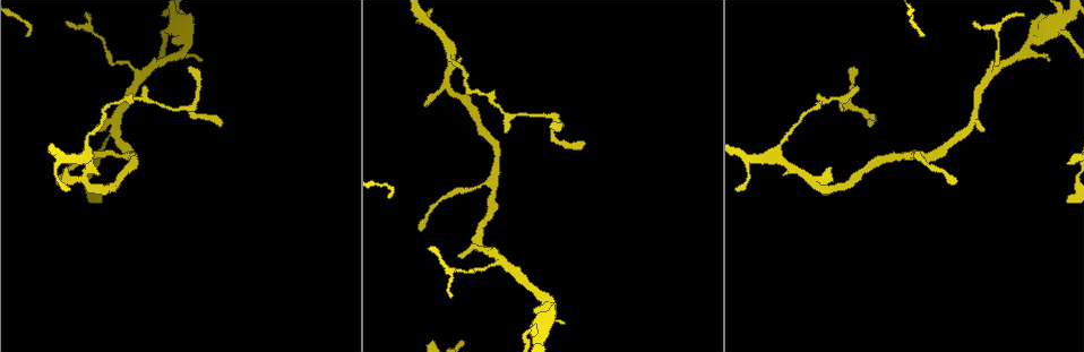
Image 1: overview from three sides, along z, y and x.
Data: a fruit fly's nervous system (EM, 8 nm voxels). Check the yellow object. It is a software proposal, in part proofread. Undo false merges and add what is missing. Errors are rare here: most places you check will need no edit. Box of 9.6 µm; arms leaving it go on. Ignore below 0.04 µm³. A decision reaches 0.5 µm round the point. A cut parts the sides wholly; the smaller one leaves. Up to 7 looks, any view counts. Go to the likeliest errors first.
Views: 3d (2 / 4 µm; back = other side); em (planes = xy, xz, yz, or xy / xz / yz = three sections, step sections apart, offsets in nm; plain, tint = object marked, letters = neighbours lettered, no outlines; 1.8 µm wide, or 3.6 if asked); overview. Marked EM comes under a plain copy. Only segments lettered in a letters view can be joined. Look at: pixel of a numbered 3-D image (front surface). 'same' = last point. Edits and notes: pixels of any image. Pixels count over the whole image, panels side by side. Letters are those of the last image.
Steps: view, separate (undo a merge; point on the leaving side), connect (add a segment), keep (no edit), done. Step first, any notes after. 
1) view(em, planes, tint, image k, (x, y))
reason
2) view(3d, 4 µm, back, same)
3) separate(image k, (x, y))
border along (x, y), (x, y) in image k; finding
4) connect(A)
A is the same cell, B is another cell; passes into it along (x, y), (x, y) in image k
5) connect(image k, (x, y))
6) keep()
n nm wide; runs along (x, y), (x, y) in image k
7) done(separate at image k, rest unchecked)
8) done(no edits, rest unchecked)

view(em, xy, step 8, letters, image 1, (419, 228))
thin end

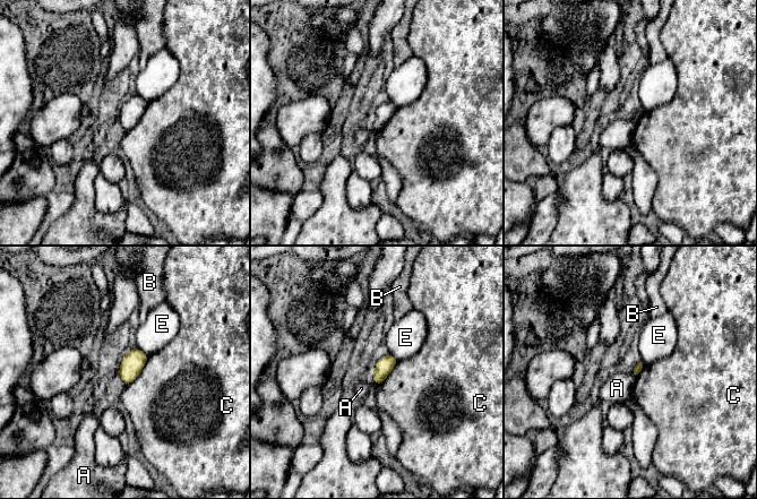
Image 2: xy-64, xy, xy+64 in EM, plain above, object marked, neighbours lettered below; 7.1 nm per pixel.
view(em, xz, step 8, letters, same)
another direction

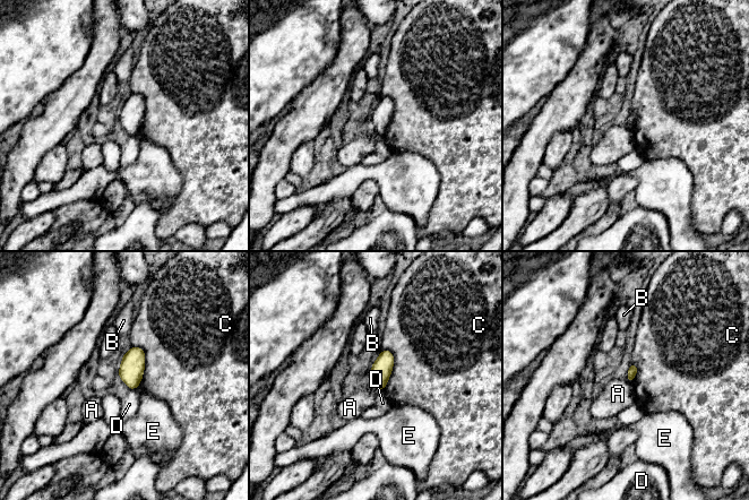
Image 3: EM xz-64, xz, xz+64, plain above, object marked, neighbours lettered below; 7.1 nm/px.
keep()
A, B, C, D and E are other cells; none of them fits

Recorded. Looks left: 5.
view(em, xz, step 8, tint, image 1, (190, 67))
branch stops here

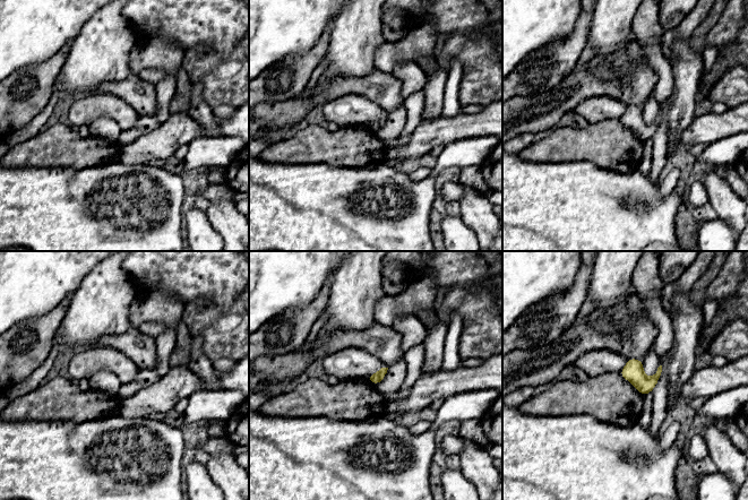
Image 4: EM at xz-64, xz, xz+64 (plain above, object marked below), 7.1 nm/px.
view(em, planes, letters, same)
cut it another way

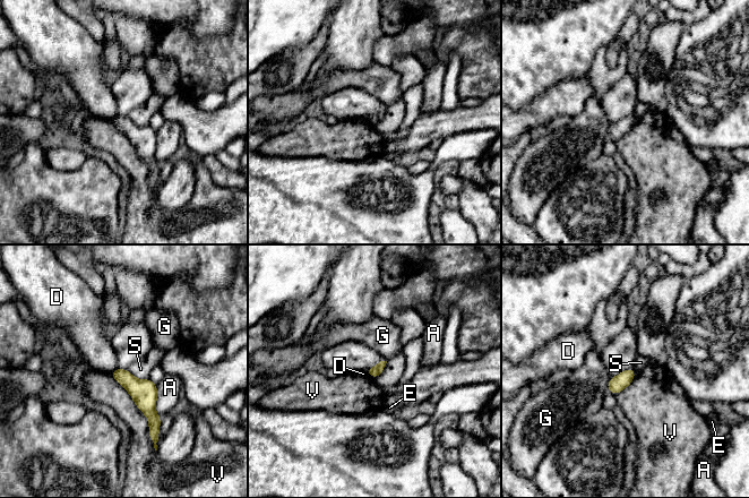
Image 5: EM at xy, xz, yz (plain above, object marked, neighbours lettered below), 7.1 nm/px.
keep()
A, D, E, G, S and V are other cells; border along (387, 361), (384, 369), (372, 378) in image 5; no lettered segment goes on from it

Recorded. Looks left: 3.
view(3d, 2 µm, image 1, (65, 169))
branch stops here

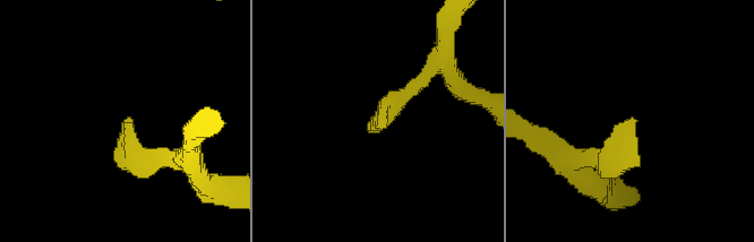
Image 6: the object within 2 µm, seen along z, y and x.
view(em, planes, letters, image 6, (381, 124))
shape alone is not enough

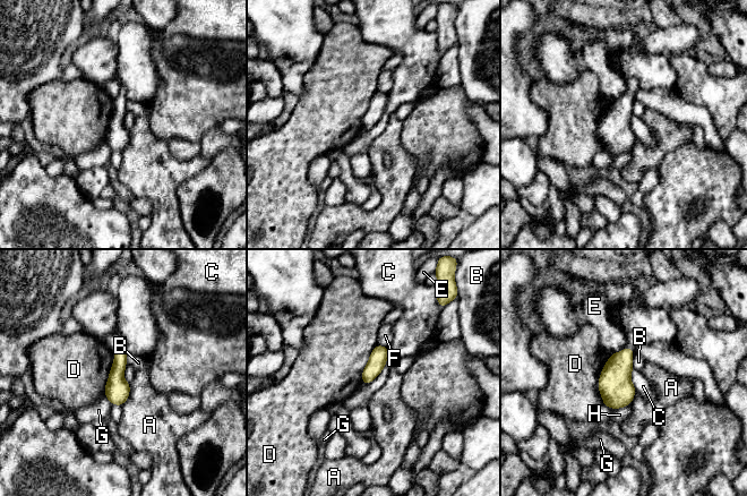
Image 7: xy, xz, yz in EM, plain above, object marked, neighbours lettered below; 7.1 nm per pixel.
keep()
A, B, C, D, E, F, G and H are other cells; border along (388, 347), (384, 368), (362, 384) in image 7; no lettered segment goes on from it

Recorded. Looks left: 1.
done(no edits, rest unchecked)

